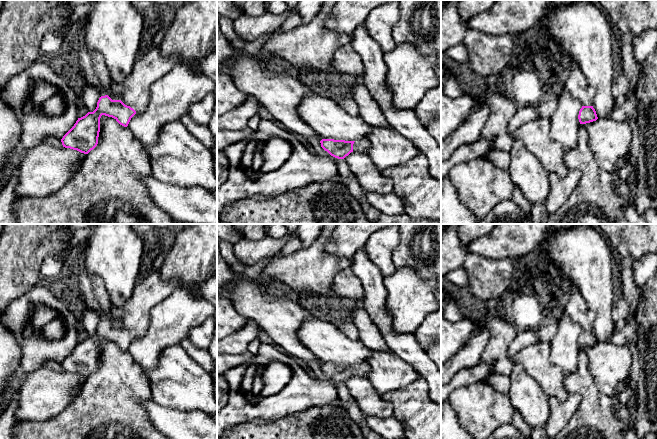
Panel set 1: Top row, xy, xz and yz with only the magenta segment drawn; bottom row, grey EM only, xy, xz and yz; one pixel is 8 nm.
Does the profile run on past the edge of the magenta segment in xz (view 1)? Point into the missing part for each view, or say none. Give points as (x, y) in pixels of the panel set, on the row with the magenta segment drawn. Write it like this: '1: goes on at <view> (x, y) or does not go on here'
1: goes on at xz (361, 145)

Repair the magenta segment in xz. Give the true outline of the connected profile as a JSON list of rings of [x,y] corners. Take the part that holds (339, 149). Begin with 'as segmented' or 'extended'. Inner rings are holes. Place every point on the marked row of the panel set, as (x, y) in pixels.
extended; [[[362,137],[357,141],[322,139],[320,143],[325,151],[338,159],[344,159],[353,151],[365,152],[371,146],[367,137]]]

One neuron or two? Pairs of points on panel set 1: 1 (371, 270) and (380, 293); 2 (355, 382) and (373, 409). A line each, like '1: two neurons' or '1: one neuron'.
1: one neuron
2: one neuron

